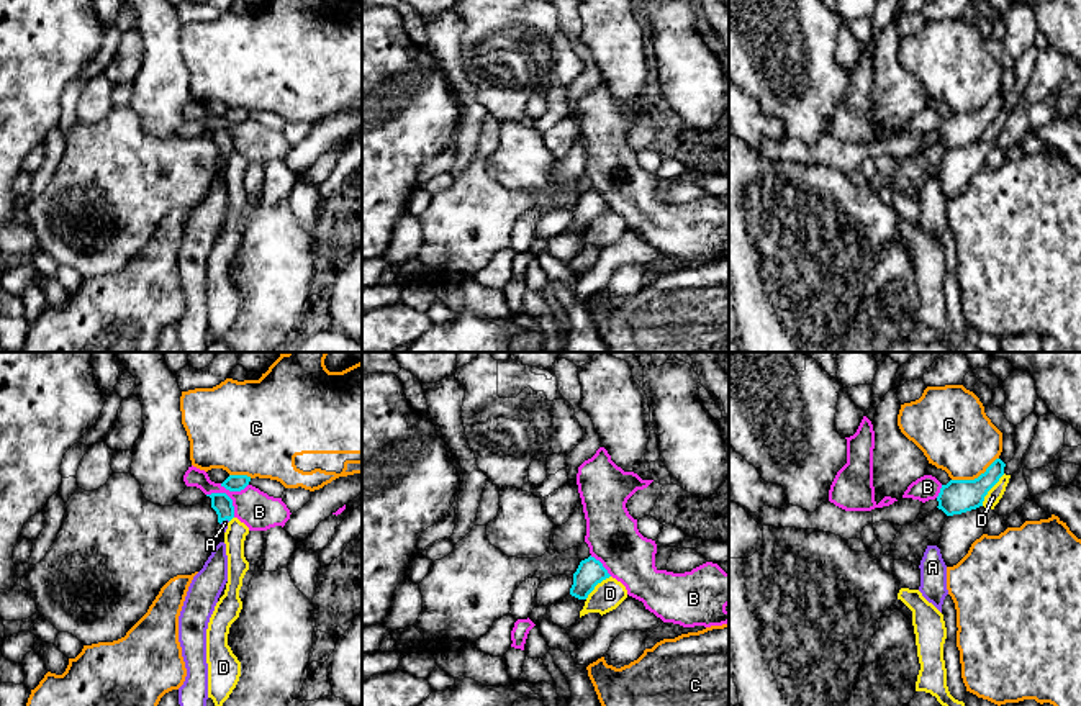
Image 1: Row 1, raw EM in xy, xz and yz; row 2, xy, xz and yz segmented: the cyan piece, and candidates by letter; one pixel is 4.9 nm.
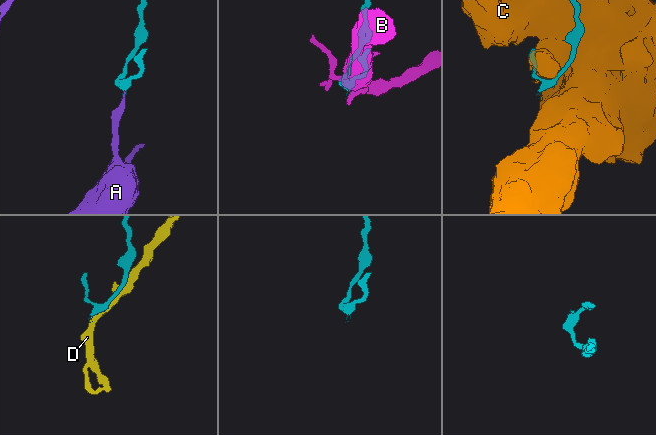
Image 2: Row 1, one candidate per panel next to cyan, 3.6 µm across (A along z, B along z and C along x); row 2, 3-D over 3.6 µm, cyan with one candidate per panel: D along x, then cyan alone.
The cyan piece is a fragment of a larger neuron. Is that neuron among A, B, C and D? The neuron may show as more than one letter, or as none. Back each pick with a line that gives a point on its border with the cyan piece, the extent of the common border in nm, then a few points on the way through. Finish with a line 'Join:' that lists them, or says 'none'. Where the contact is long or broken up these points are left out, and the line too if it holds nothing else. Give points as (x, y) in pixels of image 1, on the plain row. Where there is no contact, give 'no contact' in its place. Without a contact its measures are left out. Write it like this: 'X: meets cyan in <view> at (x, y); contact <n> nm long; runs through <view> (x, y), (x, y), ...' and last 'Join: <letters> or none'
A: meets cyan in xy at (223, 153); contact 50 nm long; runs through xy (221, 136), (223, 153), (225, 156)
Join: A

